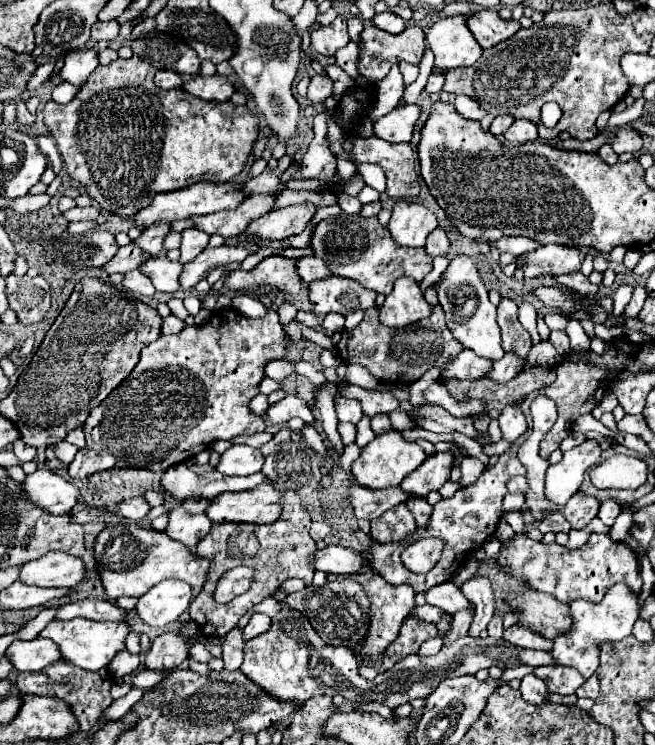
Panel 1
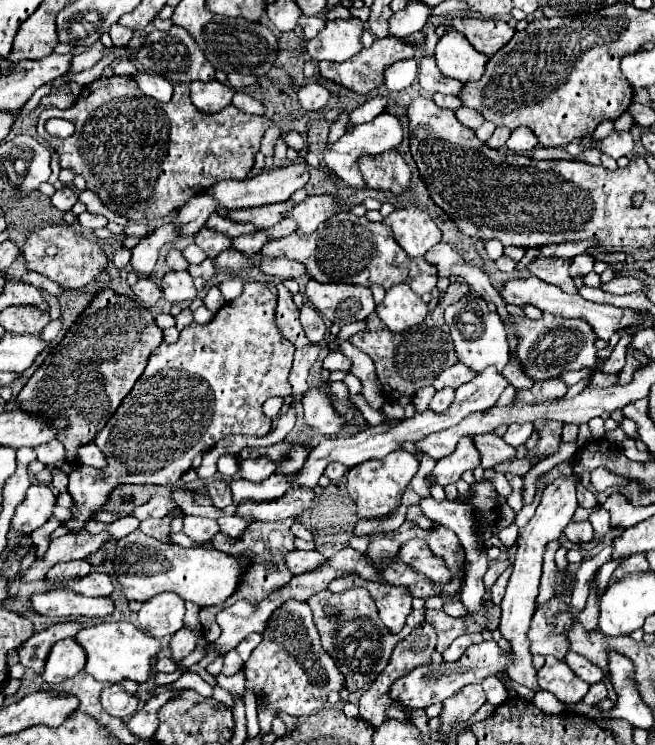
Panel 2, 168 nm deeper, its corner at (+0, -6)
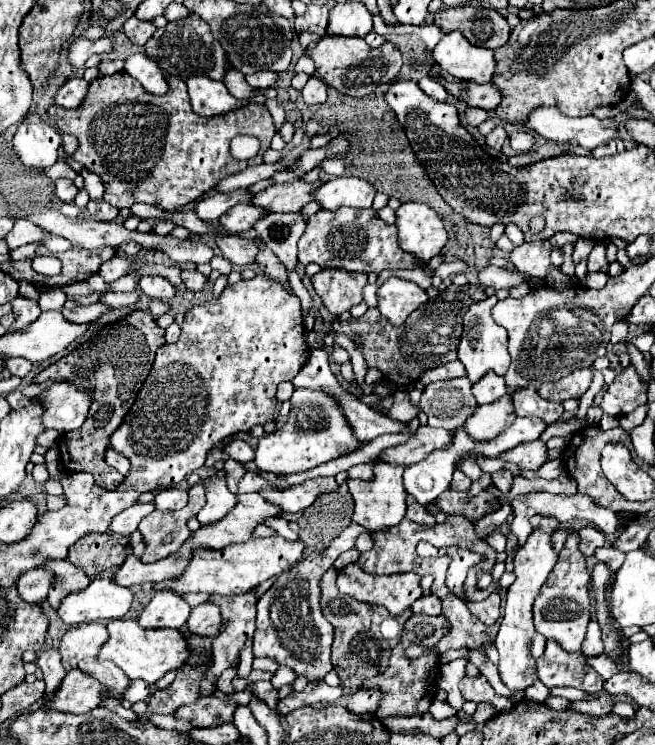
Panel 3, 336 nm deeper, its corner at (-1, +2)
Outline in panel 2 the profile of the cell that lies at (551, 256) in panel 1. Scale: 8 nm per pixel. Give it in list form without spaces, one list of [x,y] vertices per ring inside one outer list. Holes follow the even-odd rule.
[[[582,253],[582,255],[576,255],[574,257],[574,263],[570,265],[570,275],[572,277],[576,277],[576,275],[580,275],[580,277],[584,277],[584,275],[588,275],[592,269],[594,269],[594,257],[590,257],[590,255],[586,255],[586,253]]]

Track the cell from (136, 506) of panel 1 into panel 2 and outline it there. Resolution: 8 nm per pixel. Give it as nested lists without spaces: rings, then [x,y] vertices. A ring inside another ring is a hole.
[[[152,497],[148,503],[136,507],[132,515],[134,515],[136,519],[140,519],[140,521],[144,521],[144,519],[148,519],[148,517],[166,517],[166,515],[172,513],[174,507],[176,507],[176,505],[174,505],[172,497]]]

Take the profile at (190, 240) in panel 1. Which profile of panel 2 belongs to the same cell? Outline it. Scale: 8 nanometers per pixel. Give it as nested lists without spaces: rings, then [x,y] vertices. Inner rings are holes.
[[[200,229],[196,233],[196,245],[204,249],[204,253],[210,257],[210,259],[216,259],[222,251],[230,249],[232,247],[232,239],[214,231],[214,229]]]

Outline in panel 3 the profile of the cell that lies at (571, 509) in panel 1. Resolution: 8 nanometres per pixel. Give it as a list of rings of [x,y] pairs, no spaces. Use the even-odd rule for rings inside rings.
[[[583,527],[577,531],[579,535],[579,549],[583,555],[593,555],[595,547],[603,547],[605,545],[605,533],[595,529],[595,527]]]

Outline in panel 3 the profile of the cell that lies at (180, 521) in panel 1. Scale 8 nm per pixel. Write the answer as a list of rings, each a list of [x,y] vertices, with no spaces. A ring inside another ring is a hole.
[[[225,481],[213,483],[207,487],[207,503],[197,513],[197,519],[203,527],[217,523],[219,519],[223,519],[223,515],[227,515],[227,511],[231,511],[231,507],[235,507],[235,503],[237,503],[237,495],[229,493]]]

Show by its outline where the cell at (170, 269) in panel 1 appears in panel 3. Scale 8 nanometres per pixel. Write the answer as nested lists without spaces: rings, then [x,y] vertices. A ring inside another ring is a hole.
[[[181,271],[181,279],[189,291],[201,291],[207,283],[207,279],[199,271]]]

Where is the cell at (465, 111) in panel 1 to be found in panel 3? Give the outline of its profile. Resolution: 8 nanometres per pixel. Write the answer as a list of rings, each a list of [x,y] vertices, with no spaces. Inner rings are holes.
[[[467,107],[467,113],[465,113],[465,119],[467,119],[467,123],[469,125],[475,125],[475,127],[479,127],[485,119],[487,119],[489,115],[487,115],[487,111],[485,109],[475,109],[475,107]]]

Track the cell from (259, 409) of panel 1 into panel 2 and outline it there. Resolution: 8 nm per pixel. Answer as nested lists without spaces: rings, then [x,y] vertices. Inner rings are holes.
[[[272,397],[272,399],[268,399],[268,401],[264,403],[264,413],[266,413],[266,417],[274,419],[274,417],[280,413],[282,403],[284,403],[284,399],[282,399],[282,397]]]

